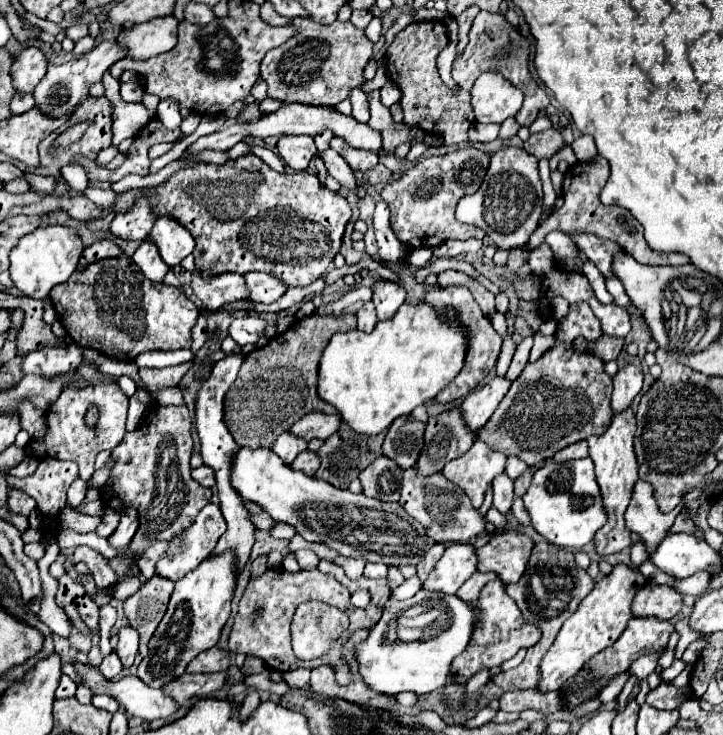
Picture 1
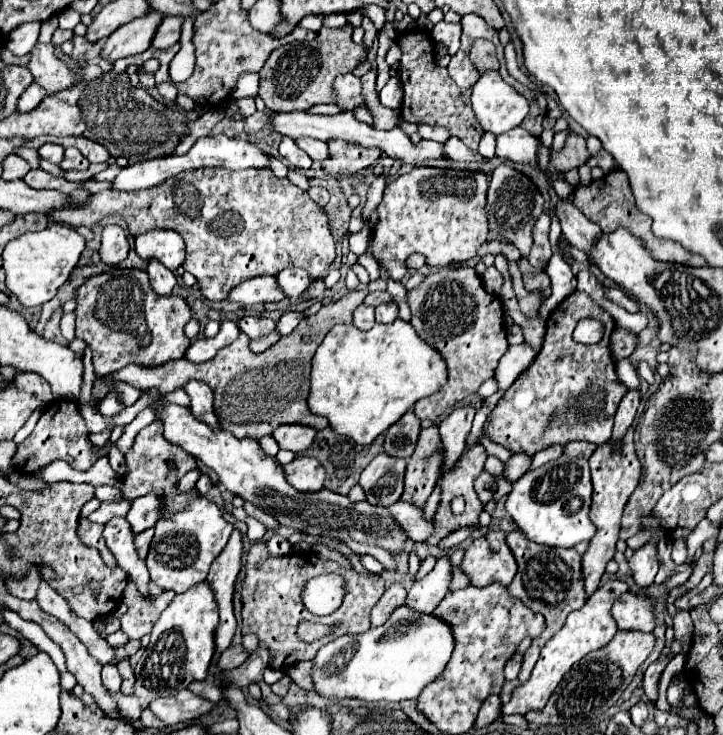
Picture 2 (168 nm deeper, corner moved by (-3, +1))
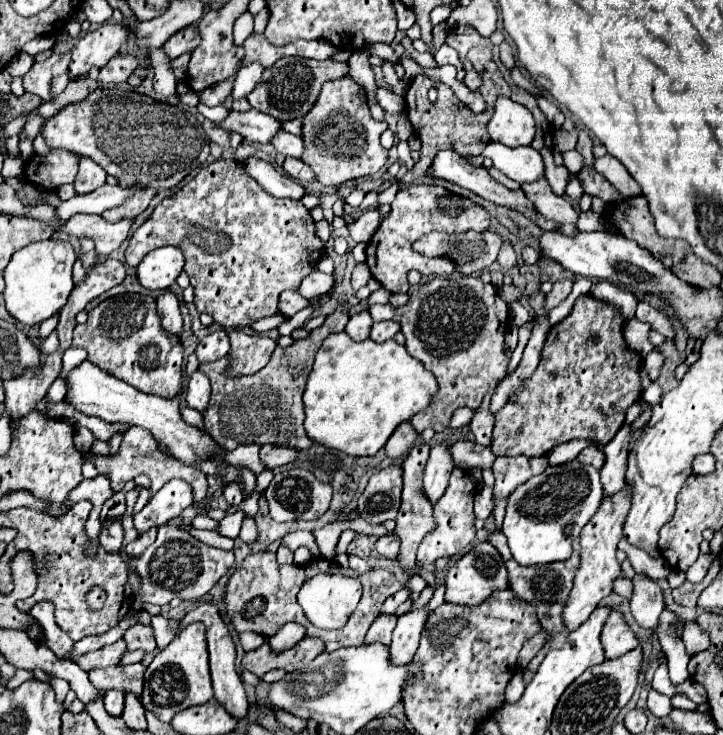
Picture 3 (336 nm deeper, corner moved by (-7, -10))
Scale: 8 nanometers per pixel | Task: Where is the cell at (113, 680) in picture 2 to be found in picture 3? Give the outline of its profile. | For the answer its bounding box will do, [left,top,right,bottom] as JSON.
[104,692,124,716]

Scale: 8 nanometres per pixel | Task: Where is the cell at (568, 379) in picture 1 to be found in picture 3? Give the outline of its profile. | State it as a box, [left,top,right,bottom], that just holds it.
[492,294,640,456]

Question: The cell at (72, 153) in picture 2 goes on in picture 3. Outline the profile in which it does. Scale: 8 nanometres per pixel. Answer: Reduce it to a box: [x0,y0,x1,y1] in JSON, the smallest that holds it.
[24,150,78,190]

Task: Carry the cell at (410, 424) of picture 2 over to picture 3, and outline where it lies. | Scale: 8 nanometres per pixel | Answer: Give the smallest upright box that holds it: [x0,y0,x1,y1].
[384,422,418,460]

